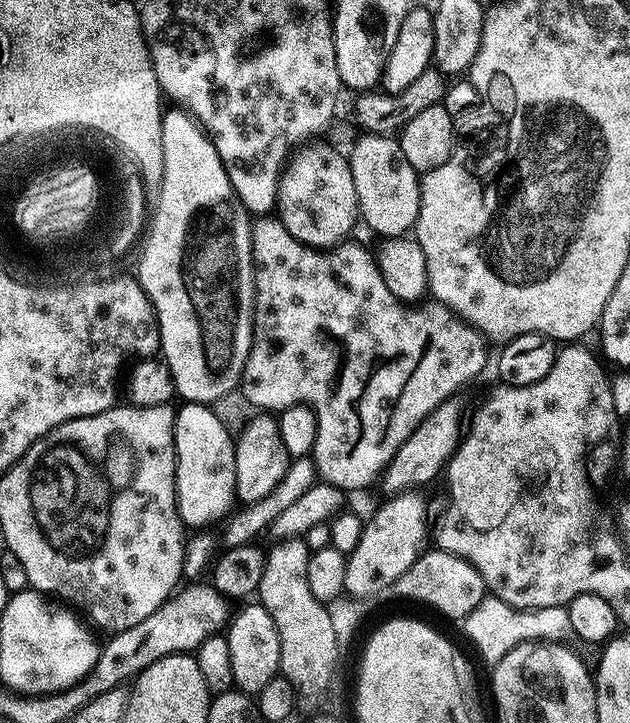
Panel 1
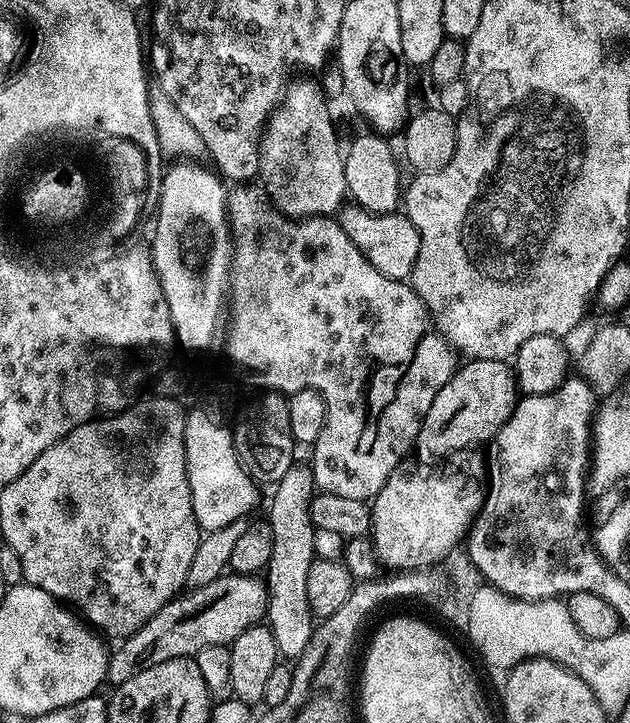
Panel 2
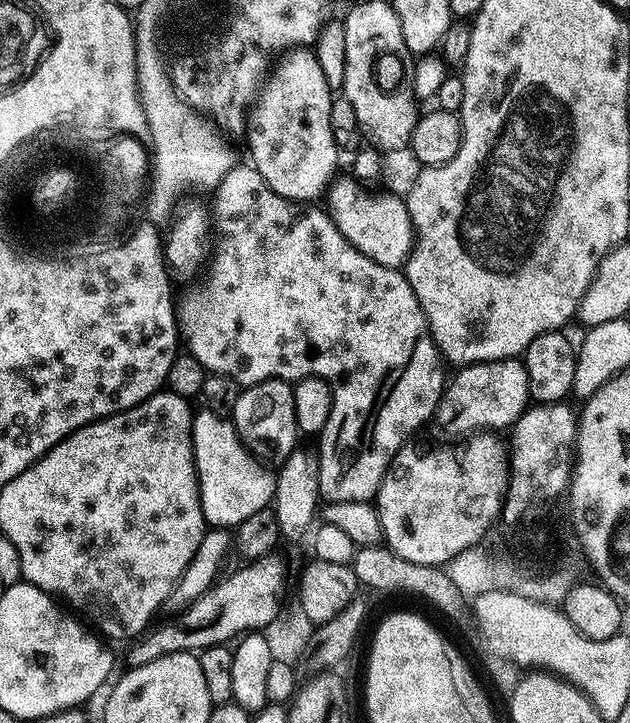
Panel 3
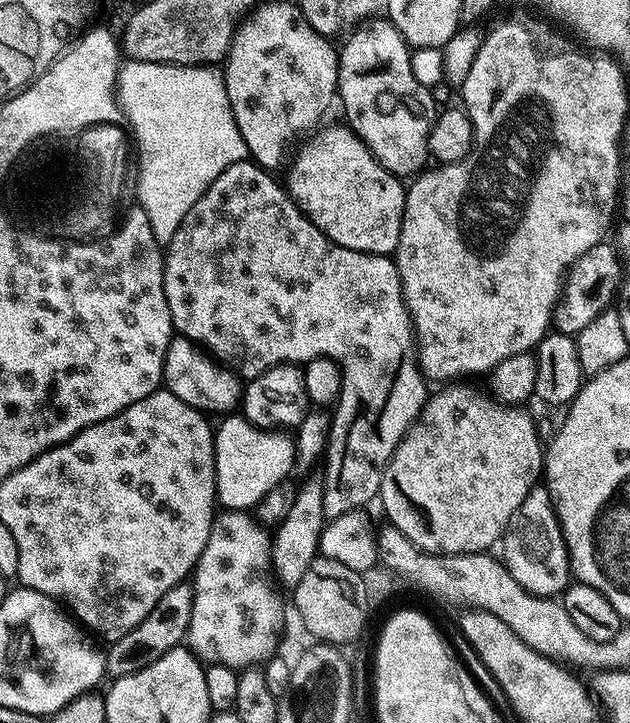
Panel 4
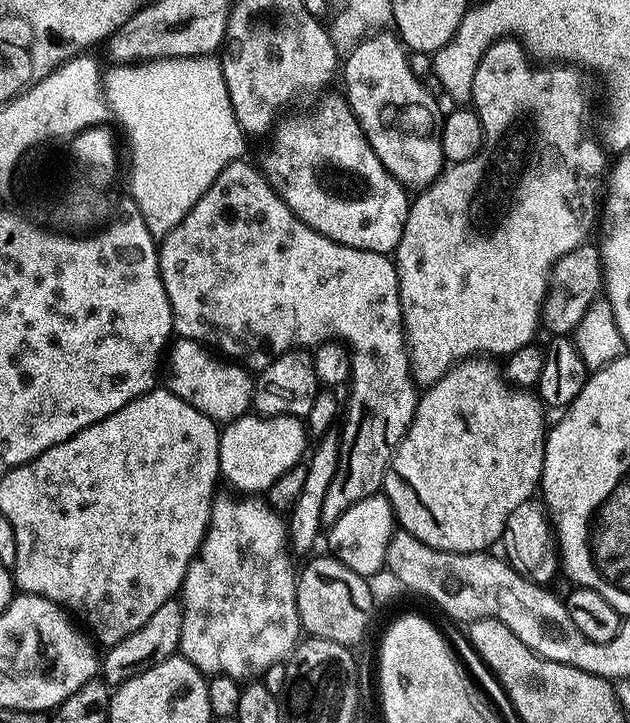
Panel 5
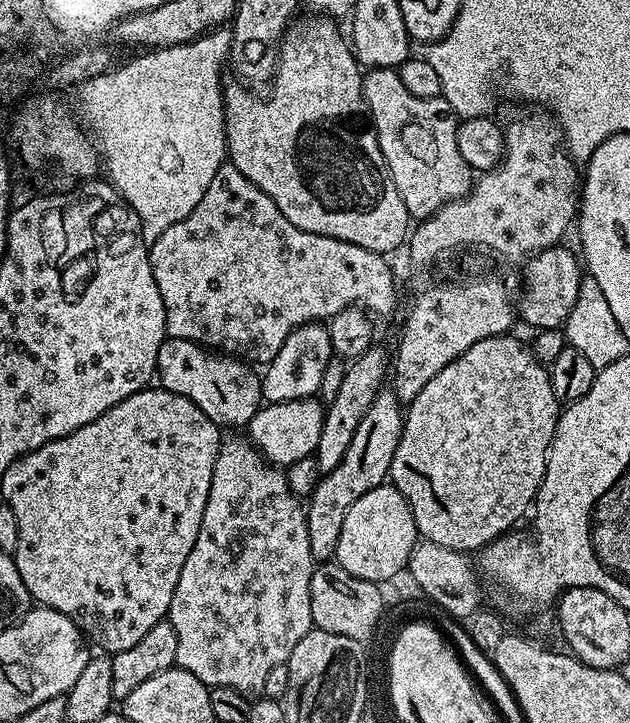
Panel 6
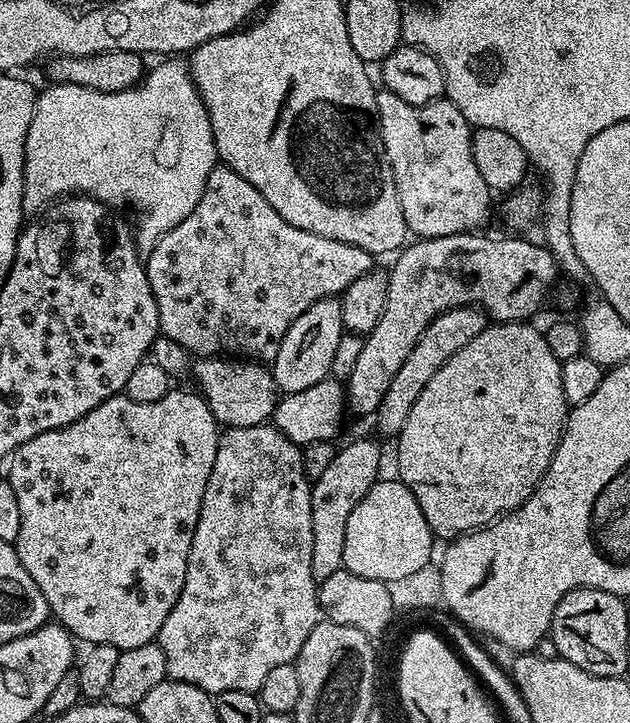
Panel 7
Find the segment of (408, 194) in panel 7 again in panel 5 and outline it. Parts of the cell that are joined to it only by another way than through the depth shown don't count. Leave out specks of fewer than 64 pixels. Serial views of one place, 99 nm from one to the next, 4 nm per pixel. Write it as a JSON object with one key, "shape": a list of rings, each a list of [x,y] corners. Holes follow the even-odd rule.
{"shape":[[[367,38],[357,46],[342,64],[343,91],[386,171],[401,185],[423,190],[439,180],[446,167],[444,151],[437,139],[442,111],[425,81],[412,72],[409,53],[393,40]]]}

